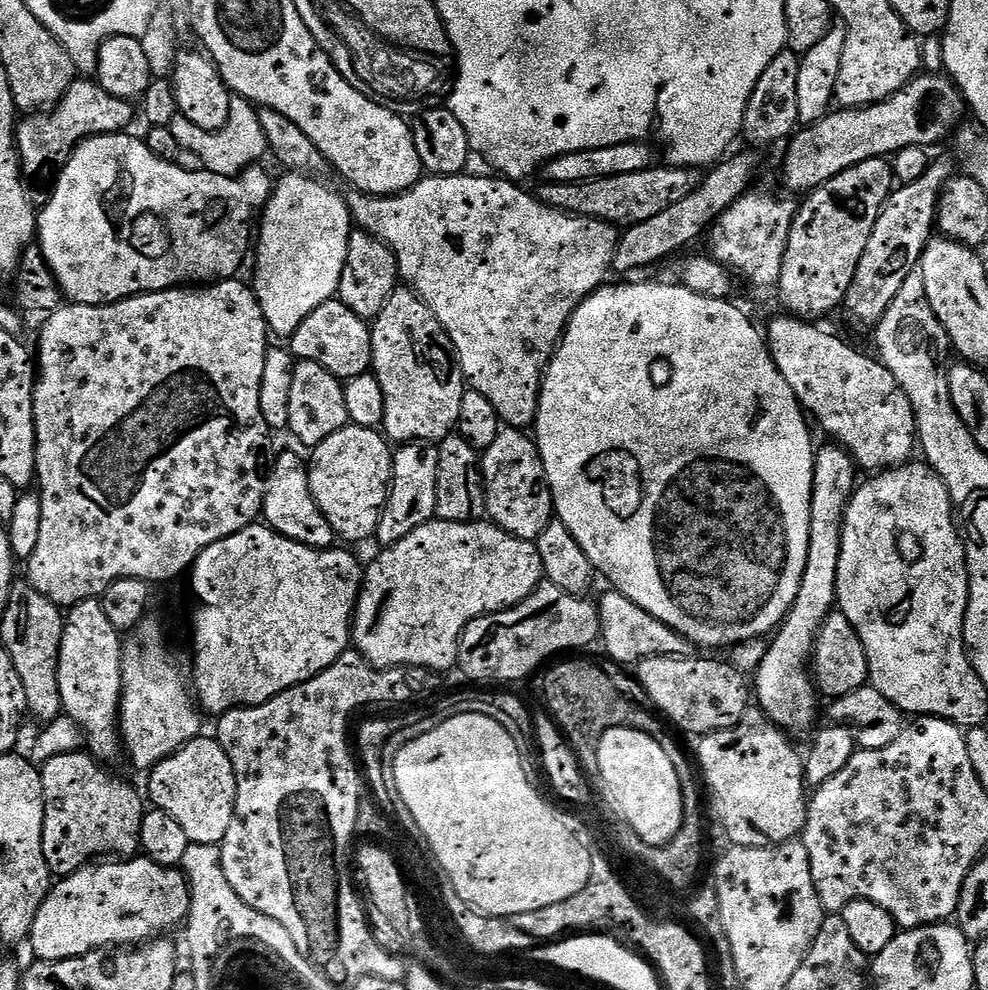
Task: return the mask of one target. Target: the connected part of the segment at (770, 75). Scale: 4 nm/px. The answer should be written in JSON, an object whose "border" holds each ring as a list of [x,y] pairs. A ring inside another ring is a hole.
{"border":[[[785,47],[774,54],[774,62],[762,70],[762,78],[758,78],[758,86],[750,94],[750,102],[746,106],[743,139],[752,144],[776,144],[787,141],[797,131],[798,118],[798,70],[801,53],[792,52]]]}

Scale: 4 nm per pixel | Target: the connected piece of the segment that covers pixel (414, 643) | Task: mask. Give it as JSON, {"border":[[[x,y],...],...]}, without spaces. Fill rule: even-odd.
{"border":[[[433,518],[429,520],[427,524],[418,526],[418,530],[414,530],[414,534],[406,534],[406,538],[402,538],[402,542],[394,542],[393,544],[387,545],[387,547],[385,547],[381,552],[384,553],[382,553],[372,565],[367,565],[367,567],[364,568],[364,583],[360,589],[360,597],[356,603],[356,612],[352,615],[352,644],[354,645],[355,651],[361,652],[361,654],[363,654],[365,658],[368,659],[373,666],[375,666],[375,668],[413,668],[414,666],[422,666],[423,668],[429,668],[432,672],[438,672],[441,674],[447,673],[447,668],[455,669],[460,659],[460,636],[464,633],[466,626],[470,623],[470,621],[477,620],[480,616],[487,616],[490,612],[500,612],[503,608],[513,608],[515,604],[521,604],[522,601],[526,599],[526,597],[528,597],[529,594],[531,594],[531,592],[534,591],[534,589],[545,579],[542,558],[538,554],[538,550],[536,549],[536,545],[533,541],[523,540],[517,536],[512,536],[506,530],[499,528],[497,524],[491,522],[481,522],[479,520],[470,522],[469,524],[463,524],[462,522],[446,522],[445,520]]]}

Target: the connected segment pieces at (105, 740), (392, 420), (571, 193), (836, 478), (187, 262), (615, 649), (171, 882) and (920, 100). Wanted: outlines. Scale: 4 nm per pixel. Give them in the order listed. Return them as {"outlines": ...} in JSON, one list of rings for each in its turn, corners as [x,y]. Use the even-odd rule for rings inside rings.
{"outlines":[[[[99,599],[78,602],[67,609],[62,630],[62,646],[58,654],[58,694],[62,694],[63,715],[75,722],[84,733],[87,751],[101,762],[116,760],[122,756],[120,739],[120,695],[122,694],[122,666],[124,649],[122,632],[106,618]]],[[[397,287],[390,298],[386,298],[386,306],[382,306],[370,327],[370,370],[378,378],[386,397],[383,435],[397,445],[439,442],[453,435],[458,428],[466,381],[454,342],[450,342],[442,322],[434,318],[430,306],[426,306],[426,302],[411,288]]],[[[653,166],[634,174],[618,174],[614,178],[598,178],[577,184],[544,182],[541,183],[540,192],[538,191],[538,199],[559,212],[568,212],[572,216],[589,216],[595,220],[605,220],[607,224],[631,226],[647,222],[662,214],[662,210],[670,210],[670,206],[682,202],[686,194],[694,194],[702,179],[699,168],[663,167]]],[[[828,442],[824,449],[819,449],[816,452],[814,482],[812,483],[812,505],[810,506],[810,542],[806,550],[806,570],[802,570],[802,582],[792,603],[792,609],[789,610],[788,615],[780,623],[780,627],[775,629],[766,650],[766,658],[762,658],[762,666],[758,666],[754,677],[755,703],[760,711],[766,713],[778,727],[783,728],[789,734],[806,731],[816,720],[818,689],[806,662],[811,661],[812,650],[816,647],[816,639],[820,633],[820,628],[824,624],[824,619],[837,607],[838,558],[842,554],[844,515],[848,509],[848,502],[858,487],[856,475],[858,475],[856,461],[839,444]]],[[[113,134],[110,136],[89,136],[83,144],[77,146],[75,152],[72,153],[72,157],[68,160],[68,165],[64,168],[64,171],[60,173],[58,179],[55,181],[54,187],[56,189],[52,192],[52,197],[48,200],[48,205],[43,209],[42,207],[38,212],[38,247],[42,250],[42,254],[46,258],[46,262],[50,266],[52,271],[52,277],[56,279],[56,284],[60,287],[60,291],[64,293],[65,301],[73,304],[89,304],[90,306],[98,306],[99,304],[113,304],[119,300],[125,300],[128,296],[142,296],[145,292],[165,292],[167,288],[178,288],[181,286],[207,286],[215,284],[222,280],[233,279],[237,275],[236,272],[244,264],[244,255],[249,255],[250,244],[248,248],[248,239],[253,239],[254,236],[254,220],[252,224],[252,215],[257,215],[258,208],[252,205],[252,196],[248,193],[248,188],[243,184],[243,179],[234,176],[223,176],[222,174],[214,174],[207,170],[203,172],[191,172],[190,170],[182,170],[182,166],[178,166],[175,162],[170,160],[163,160],[155,156],[150,149],[148,149],[147,143],[143,139],[135,140],[134,137],[128,136],[129,134]]],[[[608,590],[601,600],[598,600],[600,609],[600,640],[608,651],[612,660],[620,664],[634,666],[640,660],[651,656],[690,656],[693,655],[694,646],[678,634],[666,622],[658,622],[654,614],[646,614],[642,606],[634,606],[626,594],[615,590]]],[[[120,858],[115,862],[93,862],[74,874],[57,879],[48,896],[40,903],[32,930],[30,945],[36,960],[69,960],[96,948],[138,946],[161,934],[168,934],[175,924],[183,925],[190,910],[188,880],[180,868],[158,866],[147,858]]],[[[917,74],[905,88],[867,108],[829,111],[818,122],[801,127],[787,141],[784,184],[789,189],[785,189],[792,194],[807,194],[858,162],[888,158],[906,146],[931,149],[932,144],[946,139],[961,127],[960,115],[963,112],[966,112],[964,97],[944,74]]]]}

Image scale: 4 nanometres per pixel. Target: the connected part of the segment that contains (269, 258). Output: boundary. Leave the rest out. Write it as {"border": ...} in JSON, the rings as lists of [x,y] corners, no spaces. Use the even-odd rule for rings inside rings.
{"border":[[[288,172],[284,174],[281,180],[275,181],[274,187],[262,208],[262,216],[264,212],[264,221],[258,224],[258,240],[260,236],[260,245],[255,245],[254,256],[256,252],[256,277],[250,280],[250,287],[255,292],[258,302],[262,306],[262,314],[268,323],[268,331],[273,337],[284,336],[291,338],[296,333],[298,326],[302,326],[302,322],[306,322],[306,318],[310,318],[310,314],[314,314],[314,310],[318,310],[318,306],[322,306],[327,300],[333,299],[340,291],[340,283],[342,282],[342,270],[346,266],[346,254],[350,246],[350,238],[354,231],[354,221],[352,212],[348,209],[347,199],[343,195],[339,196],[332,188],[324,185],[323,179],[315,176],[305,176],[299,172]]]}

